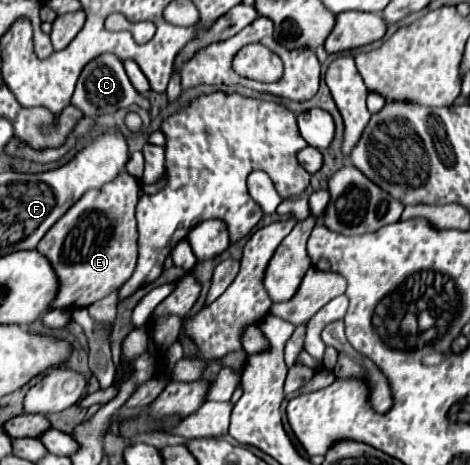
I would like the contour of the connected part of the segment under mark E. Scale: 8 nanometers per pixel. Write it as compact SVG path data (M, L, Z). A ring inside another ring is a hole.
M125 170L99 190L87 192L57 220L57 224L41 238L37 250L57 270L61 292L53 308L79 308L109 296L121 288L133 274L137 264L137 220L135 204L141 184Z

